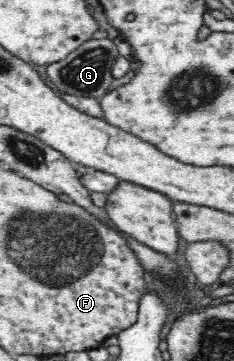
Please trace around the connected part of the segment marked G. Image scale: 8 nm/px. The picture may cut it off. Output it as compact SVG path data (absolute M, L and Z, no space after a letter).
M107 38L92 39L69 53L62 61L47 66L46 74L50 81L64 93L70 93L70 95L76 95L76 97L99 99L104 93L110 91L110 87L114 83L115 77L112 75L112 67L120 56L112 40Z

